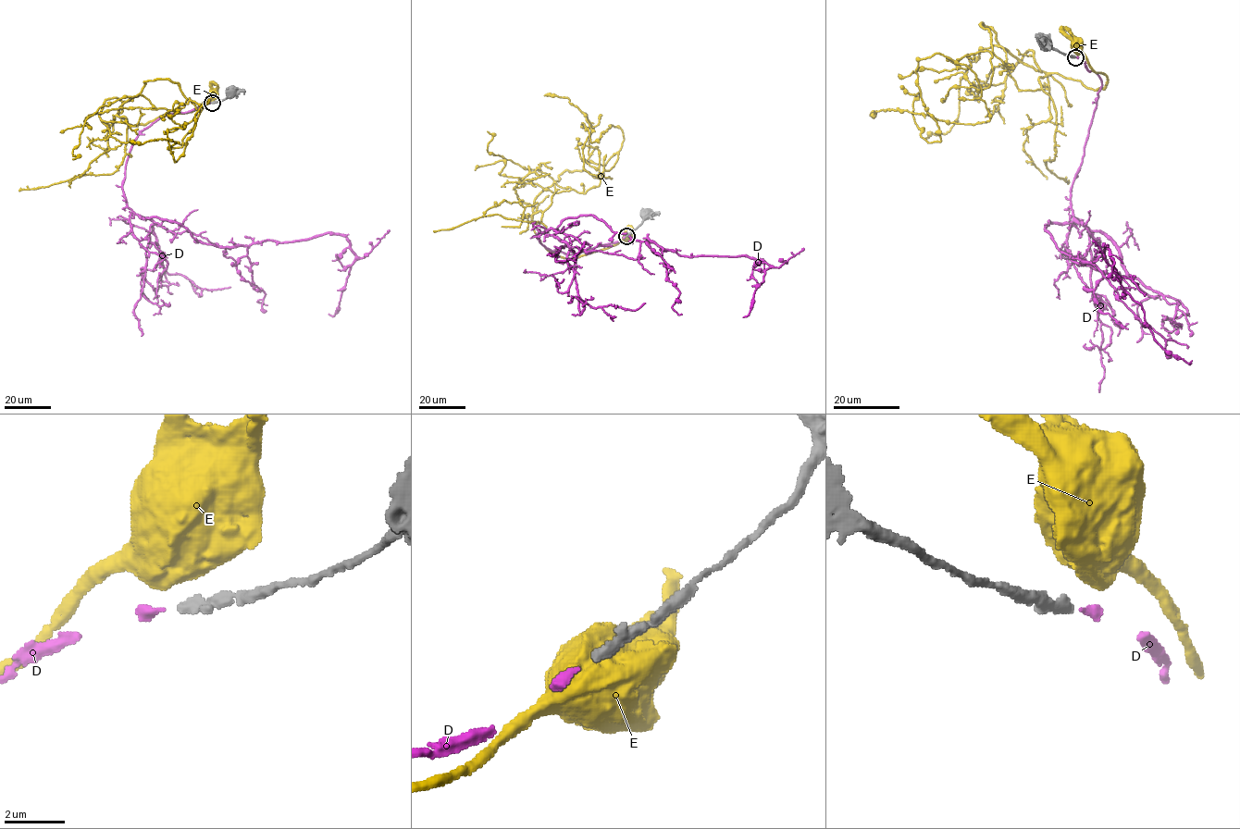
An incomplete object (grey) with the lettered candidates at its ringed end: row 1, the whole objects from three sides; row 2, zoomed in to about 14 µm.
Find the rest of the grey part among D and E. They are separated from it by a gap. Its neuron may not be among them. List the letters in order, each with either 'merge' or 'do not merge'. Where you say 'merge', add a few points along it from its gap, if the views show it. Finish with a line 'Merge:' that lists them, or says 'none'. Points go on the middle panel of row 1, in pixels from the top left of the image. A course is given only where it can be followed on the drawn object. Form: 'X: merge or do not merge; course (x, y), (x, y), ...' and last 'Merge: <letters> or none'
D: merge; course (626, 236), (566, 254), (537, 234), (593, 215), (613, 231), (680, 255), (762, 259), (770, 266), (743, 317)
E: do not merge
Merge: D

